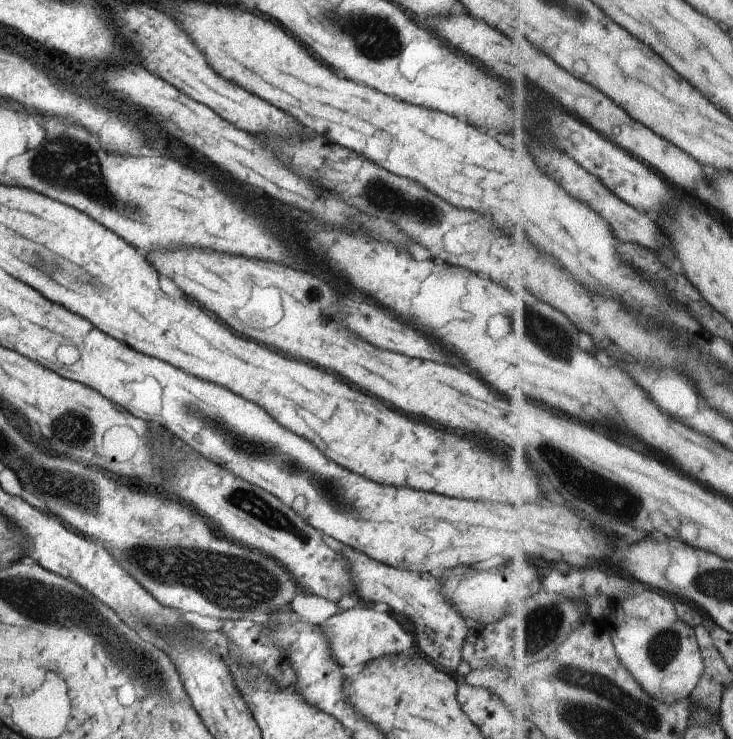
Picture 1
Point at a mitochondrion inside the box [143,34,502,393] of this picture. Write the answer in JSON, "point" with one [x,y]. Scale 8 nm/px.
{"point":[378,193]}

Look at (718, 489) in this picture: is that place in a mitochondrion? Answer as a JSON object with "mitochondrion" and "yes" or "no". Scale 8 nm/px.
{"mitochondrion":"no"}

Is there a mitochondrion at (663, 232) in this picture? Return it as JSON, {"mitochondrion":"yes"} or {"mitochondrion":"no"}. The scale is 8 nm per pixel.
{"mitochondrion":"no"}

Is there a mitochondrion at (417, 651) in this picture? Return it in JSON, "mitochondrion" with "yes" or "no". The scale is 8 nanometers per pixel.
{"mitochondrion":"no"}

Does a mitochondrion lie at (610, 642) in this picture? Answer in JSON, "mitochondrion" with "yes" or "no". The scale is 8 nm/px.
{"mitochondrion":"no"}

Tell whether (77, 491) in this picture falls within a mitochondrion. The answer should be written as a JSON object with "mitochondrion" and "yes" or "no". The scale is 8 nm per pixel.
{"mitochondrion":"yes"}

